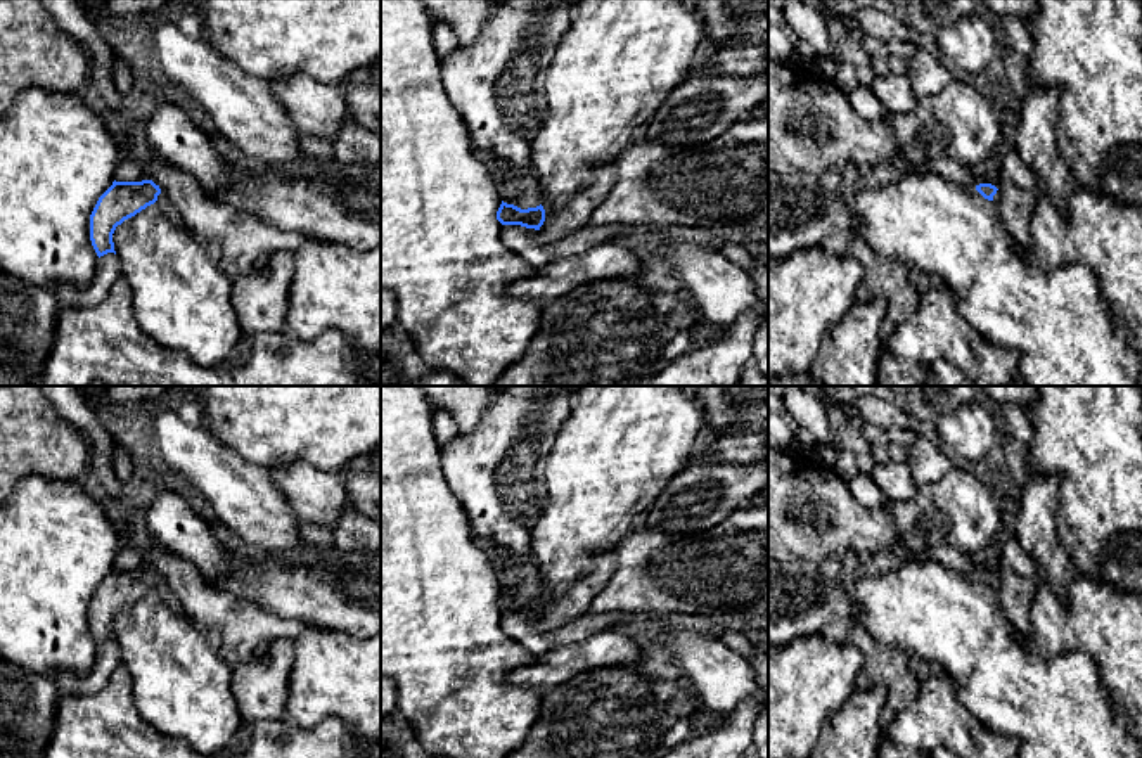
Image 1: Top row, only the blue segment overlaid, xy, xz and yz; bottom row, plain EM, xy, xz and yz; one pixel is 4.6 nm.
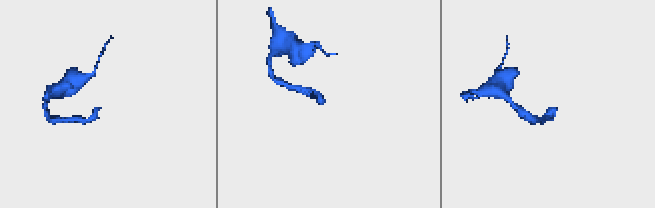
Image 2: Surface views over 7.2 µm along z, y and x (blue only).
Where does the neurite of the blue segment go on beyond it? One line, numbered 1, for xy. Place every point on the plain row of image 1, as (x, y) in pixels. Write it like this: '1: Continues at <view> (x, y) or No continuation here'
1: No continuation here

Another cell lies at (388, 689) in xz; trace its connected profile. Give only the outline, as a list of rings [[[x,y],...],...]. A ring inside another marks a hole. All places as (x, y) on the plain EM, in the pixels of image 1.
[[[381,677],[381,718],[398,711],[398,694],[393,680]]]

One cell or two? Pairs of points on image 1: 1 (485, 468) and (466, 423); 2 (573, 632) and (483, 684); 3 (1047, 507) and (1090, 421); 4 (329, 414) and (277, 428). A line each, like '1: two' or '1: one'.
1: two
2: two
3: two
4: one

